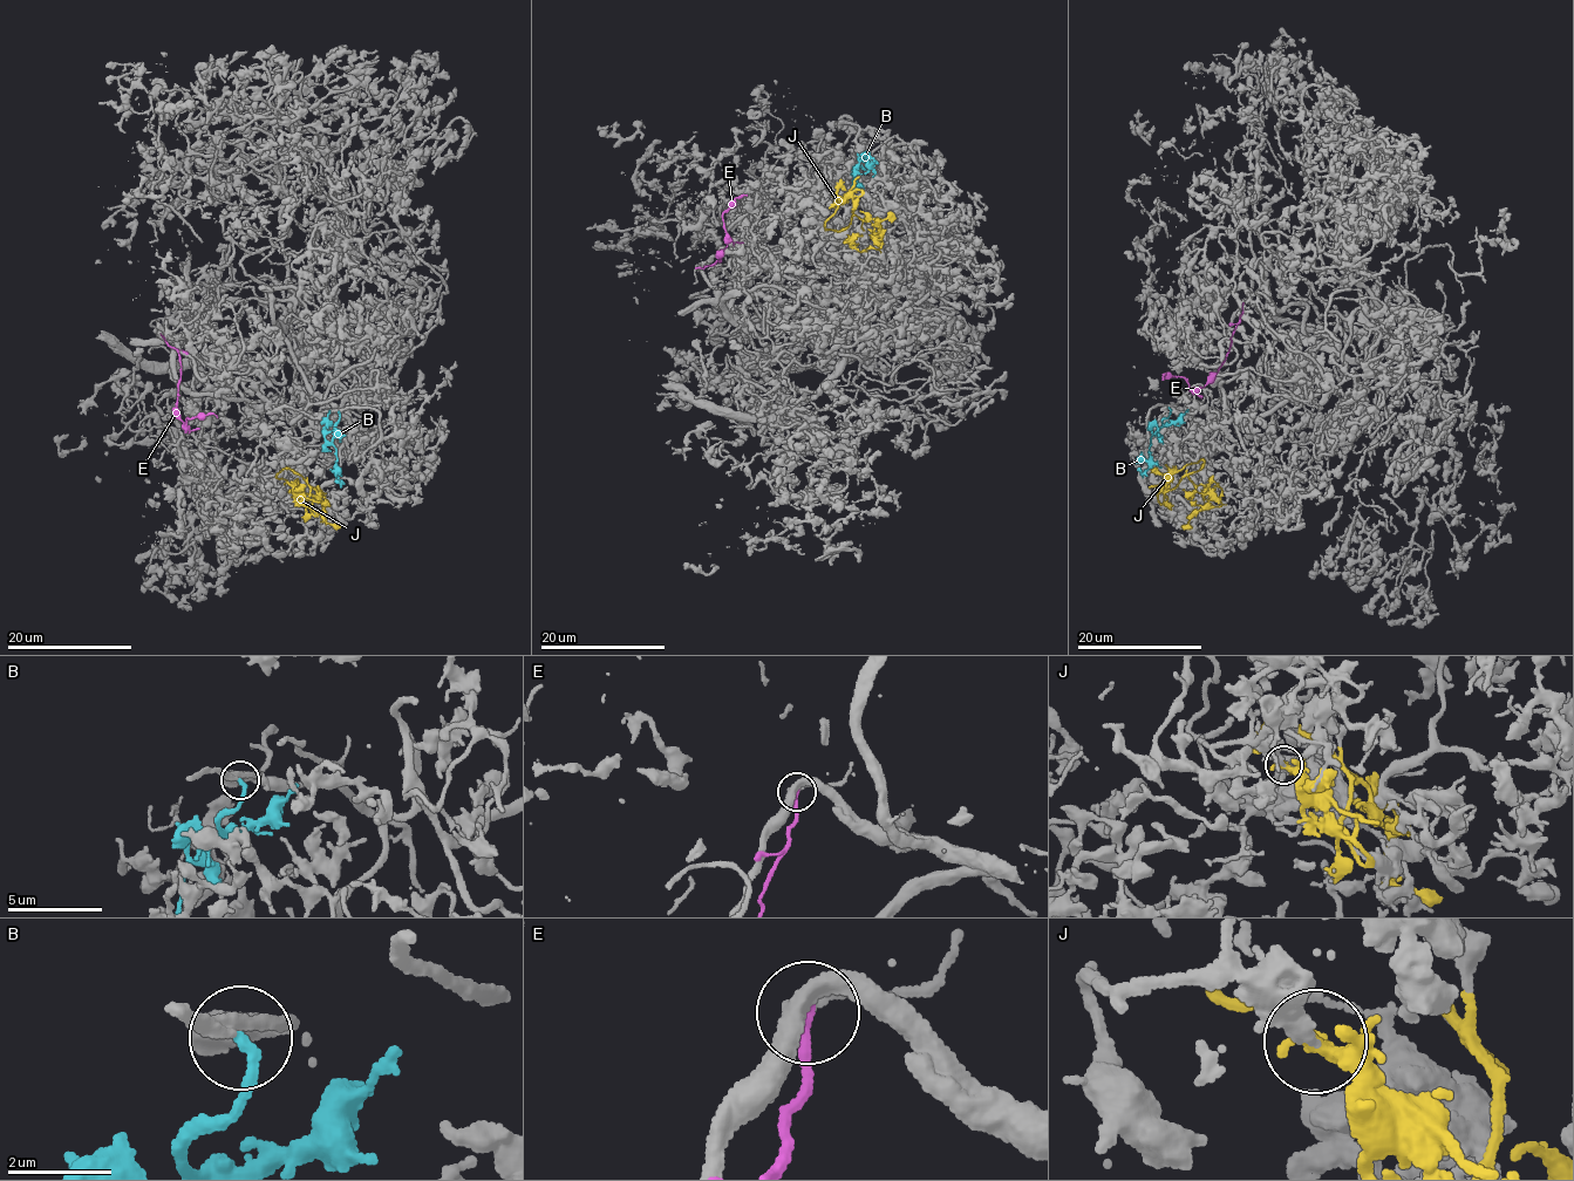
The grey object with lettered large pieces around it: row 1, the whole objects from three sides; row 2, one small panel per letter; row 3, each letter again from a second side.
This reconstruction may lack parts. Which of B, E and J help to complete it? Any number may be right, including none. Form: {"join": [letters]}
{"join": ["B"]}

